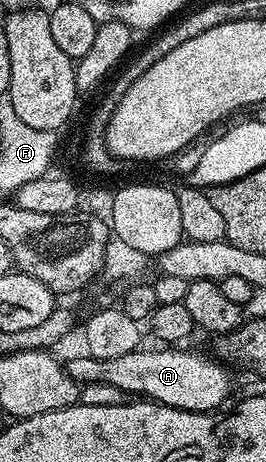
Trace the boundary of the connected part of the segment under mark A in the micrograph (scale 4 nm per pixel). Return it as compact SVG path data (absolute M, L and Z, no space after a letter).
M138 349L123 353L123 357L110 359L91 359L88 354L80 353L73 360L68 360L67 370L79 385L90 382L110 383L125 391L126 396L144 397L168 407L178 407L180 411L213 413L228 397L230 368L224 362L216 358L208 359L197 351L185 351L189 349L145 350Z

